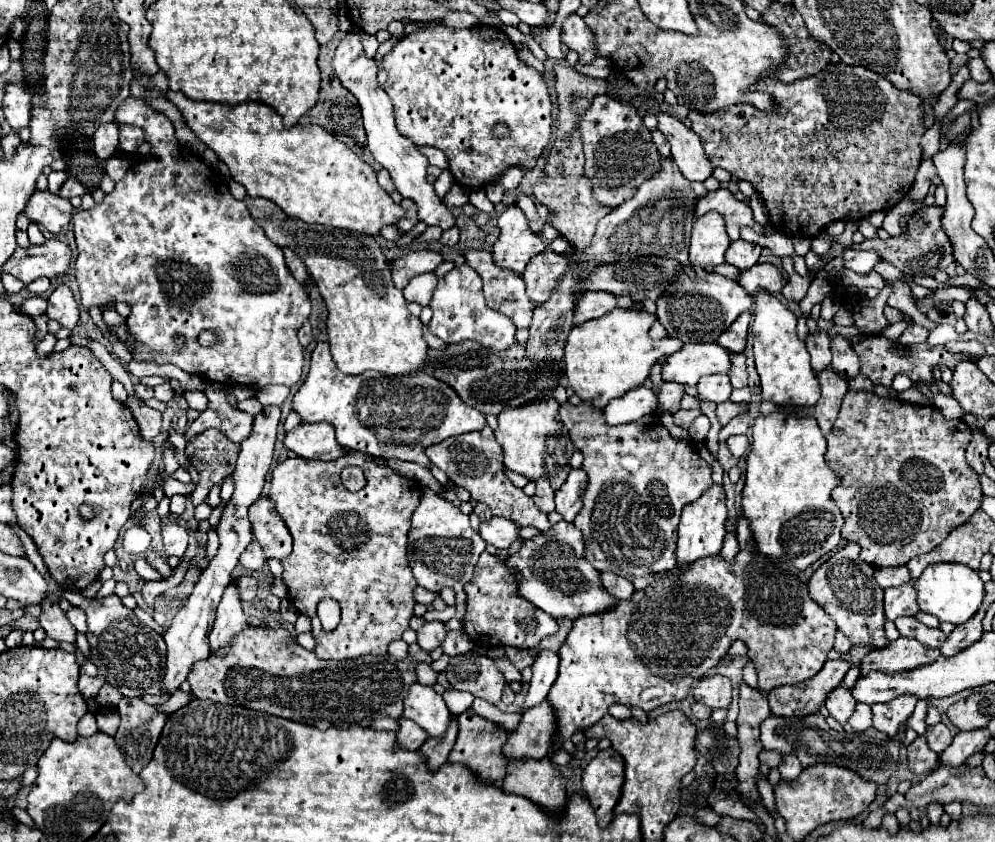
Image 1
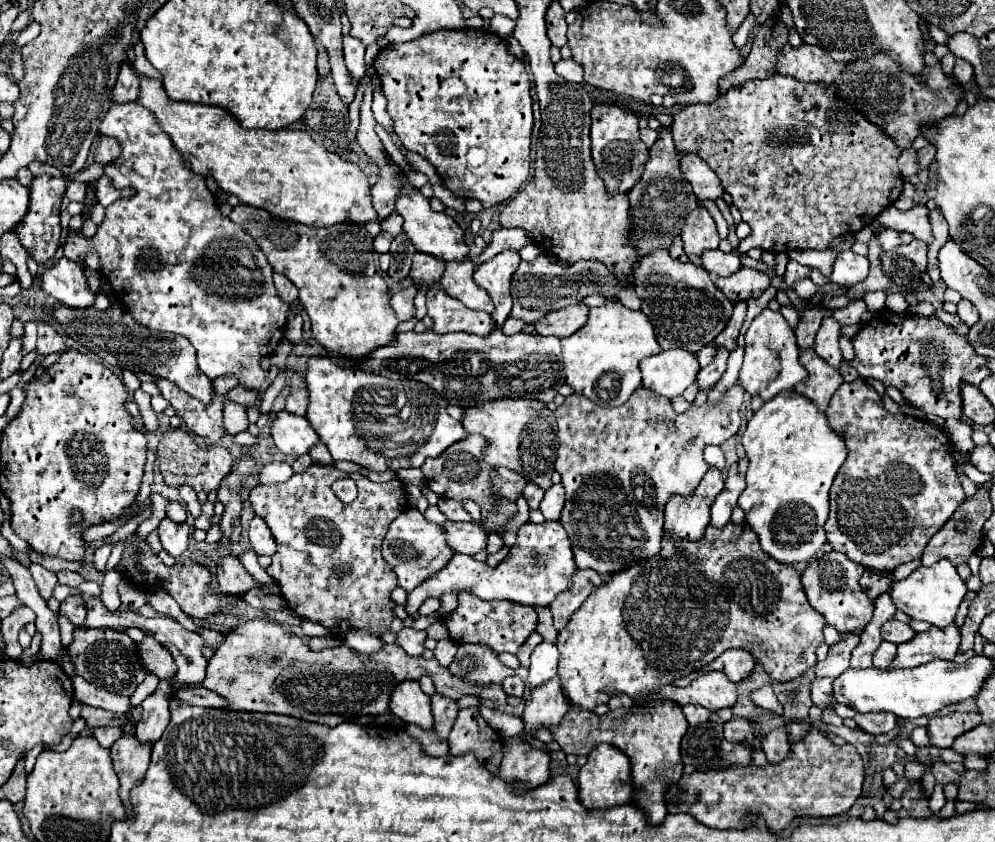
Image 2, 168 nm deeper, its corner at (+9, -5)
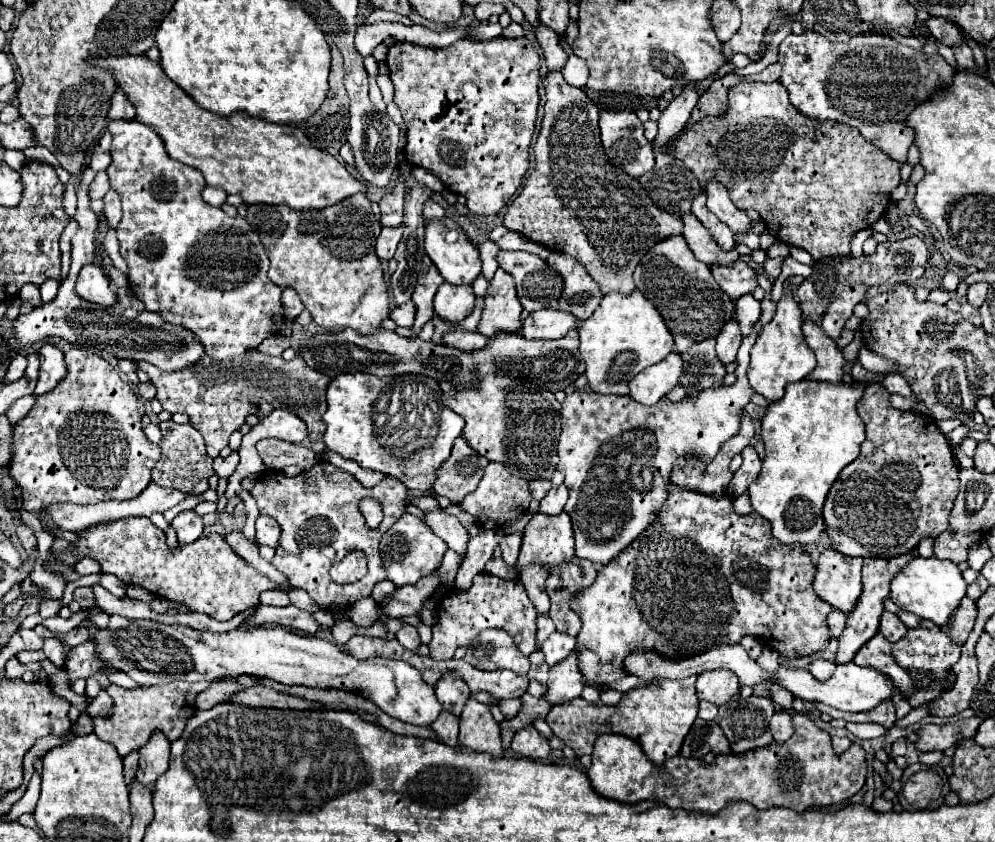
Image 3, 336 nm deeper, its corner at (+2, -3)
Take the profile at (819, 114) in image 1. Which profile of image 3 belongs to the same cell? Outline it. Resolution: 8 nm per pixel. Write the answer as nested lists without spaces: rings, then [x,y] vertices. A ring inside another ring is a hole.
[[[779,82],[735,84],[735,88],[729,90],[725,114],[721,118],[707,116],[683,134],[675,144],[675,158],[697,176],[701,188],[705,188],[709,180],[717,180],[727,188],[737,208],[757,210],[771,236],[803,248],[813,260],[849,254],[853,234],[869,228],[885,214],[889,194],[901,182],[901,166],[869,144],[857,128],[833,120],[819,122],[799,114],[789,102],[785,86]]]

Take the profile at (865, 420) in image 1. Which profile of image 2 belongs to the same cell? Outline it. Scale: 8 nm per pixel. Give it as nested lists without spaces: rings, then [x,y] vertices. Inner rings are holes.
[[[862,378],[842,384],[826,410],[832,430],[836,430],[848,448],[848,458],[830,490],[830,516],[826,520],[826,536],[836,552],[846,554],[852,562],[876,572],[894,572],[900,564],[920,560],[928,540],[950,520],[954,510],[966,500],[956,464],[952,458],[952,442],[948,434],[930,420],[908,414],[890,414],[878,392]]]

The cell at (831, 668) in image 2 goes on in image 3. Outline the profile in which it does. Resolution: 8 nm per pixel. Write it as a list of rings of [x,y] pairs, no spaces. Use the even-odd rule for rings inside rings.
[[[907,552],[905,556],[895,556],[893,560],[863,560],[863,592],[861,600],[857,602],[857,608],[849,612],[847,626],[843,634],[839,636],[839,650],[837,650],[837,664],[851,662],[855,652],[879,630],[879,618],[883,614],[883,600],[889,596],[889,584],[895,578],[895,574],[915,558],[915,552]]]

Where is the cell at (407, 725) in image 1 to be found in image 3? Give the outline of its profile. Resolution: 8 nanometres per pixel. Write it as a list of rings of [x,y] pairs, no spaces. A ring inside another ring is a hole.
[[[443,710],[443,712],[439,714],[439,718],[433,722],[431,728],[439,734],[441,742],[445,742],[445,744],[449,744],[449,746],[457,746],[457,736],[459,736],[459,718],[457,718],[453,712]]]

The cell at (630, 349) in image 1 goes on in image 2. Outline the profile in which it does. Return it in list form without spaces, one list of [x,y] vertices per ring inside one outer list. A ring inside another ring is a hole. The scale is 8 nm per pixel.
[[[608,300],[600,308],[590,308],[588,322],[576,334],[562,338],[562,364],[566,384],[596,402],[598,406],[622,406],[642,384],[640,362],[646,356],[662,352],[654,336],[650,320],[640,310],[630,310],[618,300]],[[610,374],[612,386],[600,386],[600,380]]]

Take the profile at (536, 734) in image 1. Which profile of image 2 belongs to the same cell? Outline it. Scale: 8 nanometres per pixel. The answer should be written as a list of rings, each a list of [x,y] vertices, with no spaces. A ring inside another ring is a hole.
[[[558,676],[530,692],[524,704],[524,734],[534,738],[540,726],[556,726],[568,712],[568,700],[562,694]]]

